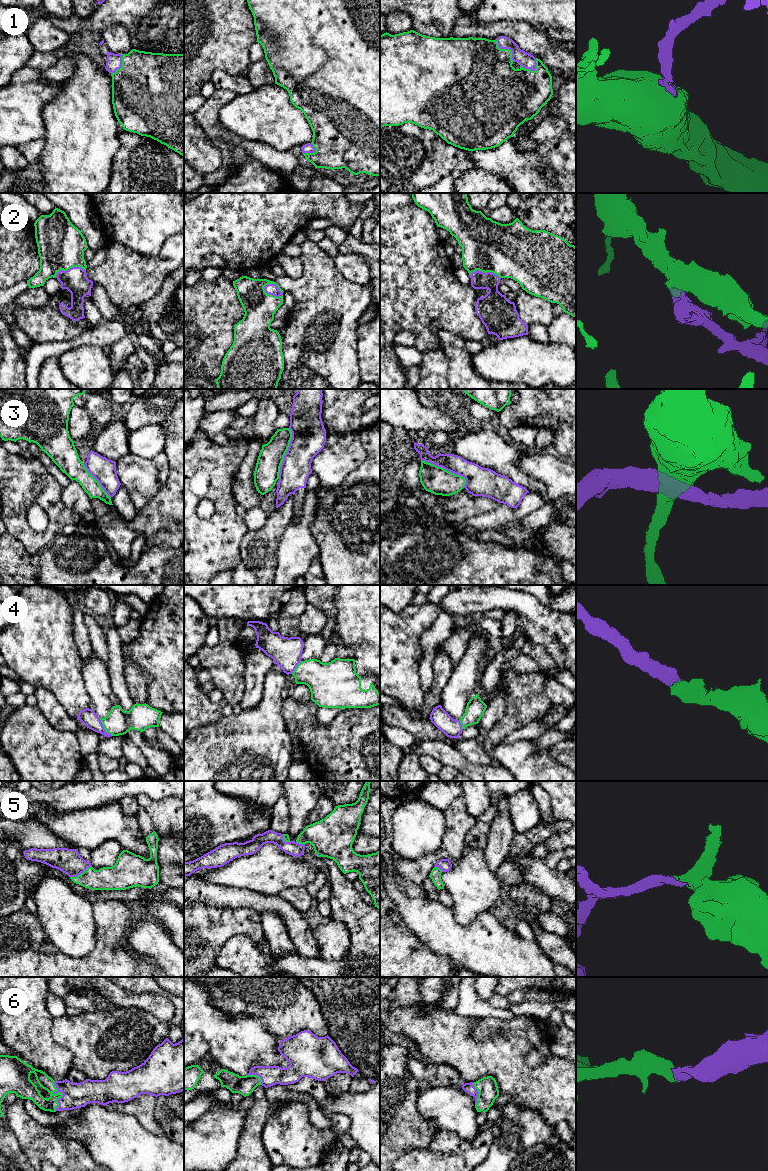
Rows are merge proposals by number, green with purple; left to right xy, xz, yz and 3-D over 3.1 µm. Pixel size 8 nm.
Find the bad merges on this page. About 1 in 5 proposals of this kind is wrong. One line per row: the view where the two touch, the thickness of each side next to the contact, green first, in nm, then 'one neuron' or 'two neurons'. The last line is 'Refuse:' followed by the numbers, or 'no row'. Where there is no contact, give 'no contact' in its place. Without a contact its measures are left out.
1: contact in yz; calibres 440 and 120 nm; one neuron
2: contact in xz; calibres 260 and 90 nm; one neuron
3: contact in yz; calibres 220 and 180 nm; two neurons
4: contact in xy; calibres 200 and 130 nm; one neuron
5: contact in xy; calibres 190 and 200 nm; one neuron
6: contact in xy; calibres 120 and 200 nm; one neuron
Refuse: 3

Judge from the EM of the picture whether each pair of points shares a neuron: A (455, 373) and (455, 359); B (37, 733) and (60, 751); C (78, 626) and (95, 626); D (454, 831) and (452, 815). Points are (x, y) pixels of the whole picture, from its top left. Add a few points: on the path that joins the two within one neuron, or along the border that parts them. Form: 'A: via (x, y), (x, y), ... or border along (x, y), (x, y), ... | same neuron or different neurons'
A: via (455, 370), (455, 362) | same neuron
B: via (43, 739), (54, 750) | same neuron
C: border along (84, 614), (84, 623), (93, 649) | different neurons
D: via (454, 827), (454, 819) | same neuron

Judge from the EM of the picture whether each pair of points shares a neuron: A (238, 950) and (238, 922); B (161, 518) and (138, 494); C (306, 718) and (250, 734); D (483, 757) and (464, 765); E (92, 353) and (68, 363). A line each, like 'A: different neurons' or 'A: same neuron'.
A: different neurons
B: different neurons
C: different neurons
D: different neurons
E: same neuron

